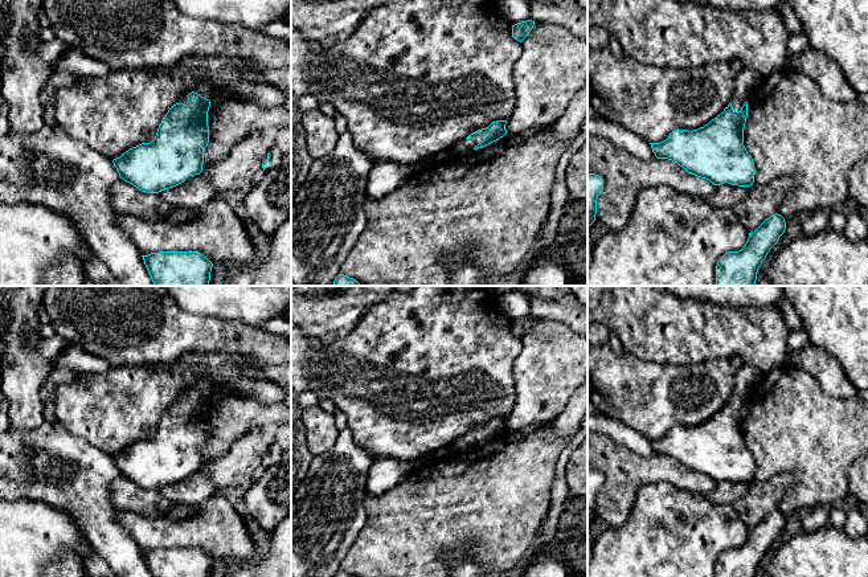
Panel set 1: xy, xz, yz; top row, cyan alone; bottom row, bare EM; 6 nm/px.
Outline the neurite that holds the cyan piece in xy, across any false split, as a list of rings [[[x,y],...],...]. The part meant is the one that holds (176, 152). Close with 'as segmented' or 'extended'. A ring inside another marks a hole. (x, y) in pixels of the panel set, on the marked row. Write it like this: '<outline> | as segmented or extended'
[[[200,83],[173,105],[152,142],[112,160],[119,177],[142,192],[159,193],[198,175],[209,143],[208,111],[214,91],[210,83]]] | extended

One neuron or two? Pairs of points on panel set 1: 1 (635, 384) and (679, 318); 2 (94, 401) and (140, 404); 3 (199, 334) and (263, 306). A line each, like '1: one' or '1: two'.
1: two
2: one
3: two

